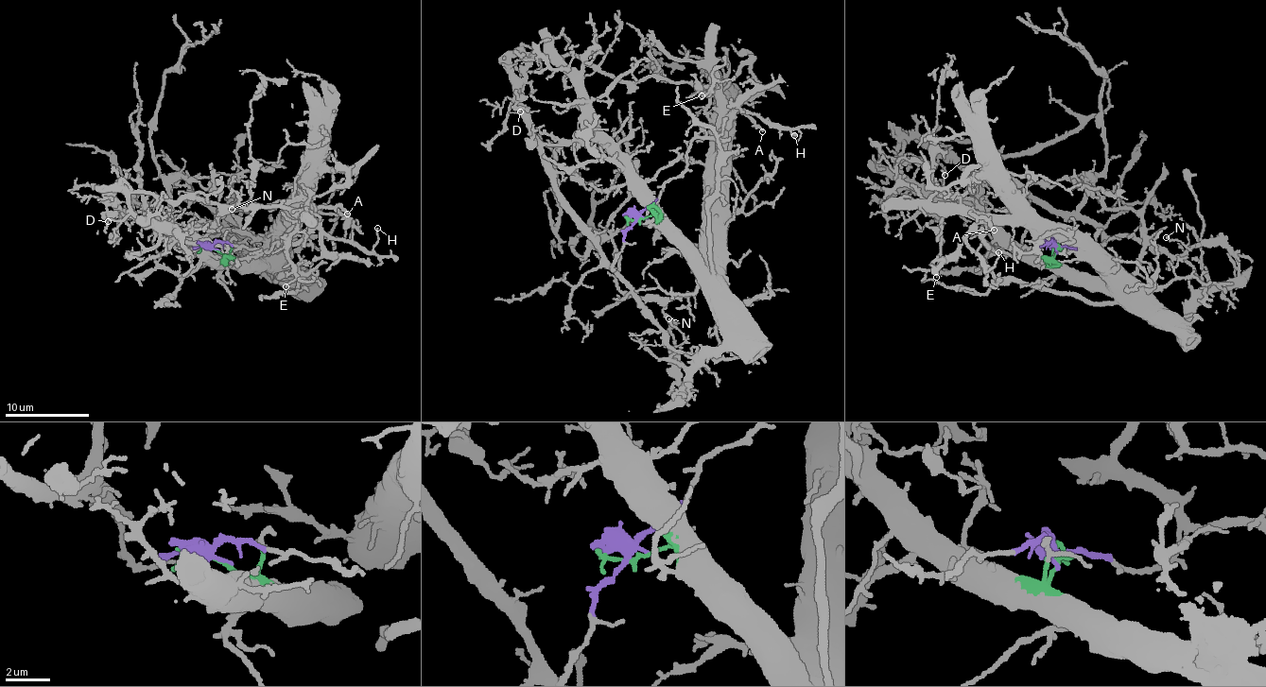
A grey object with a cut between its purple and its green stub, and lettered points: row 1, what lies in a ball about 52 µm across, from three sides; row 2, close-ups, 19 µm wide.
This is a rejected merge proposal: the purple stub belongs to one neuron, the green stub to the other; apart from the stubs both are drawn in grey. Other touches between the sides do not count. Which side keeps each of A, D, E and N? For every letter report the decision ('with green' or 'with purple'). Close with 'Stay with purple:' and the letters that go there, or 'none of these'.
A: with green
D: with purple
E: with green
N: with purple
Stay with purple: D, N

